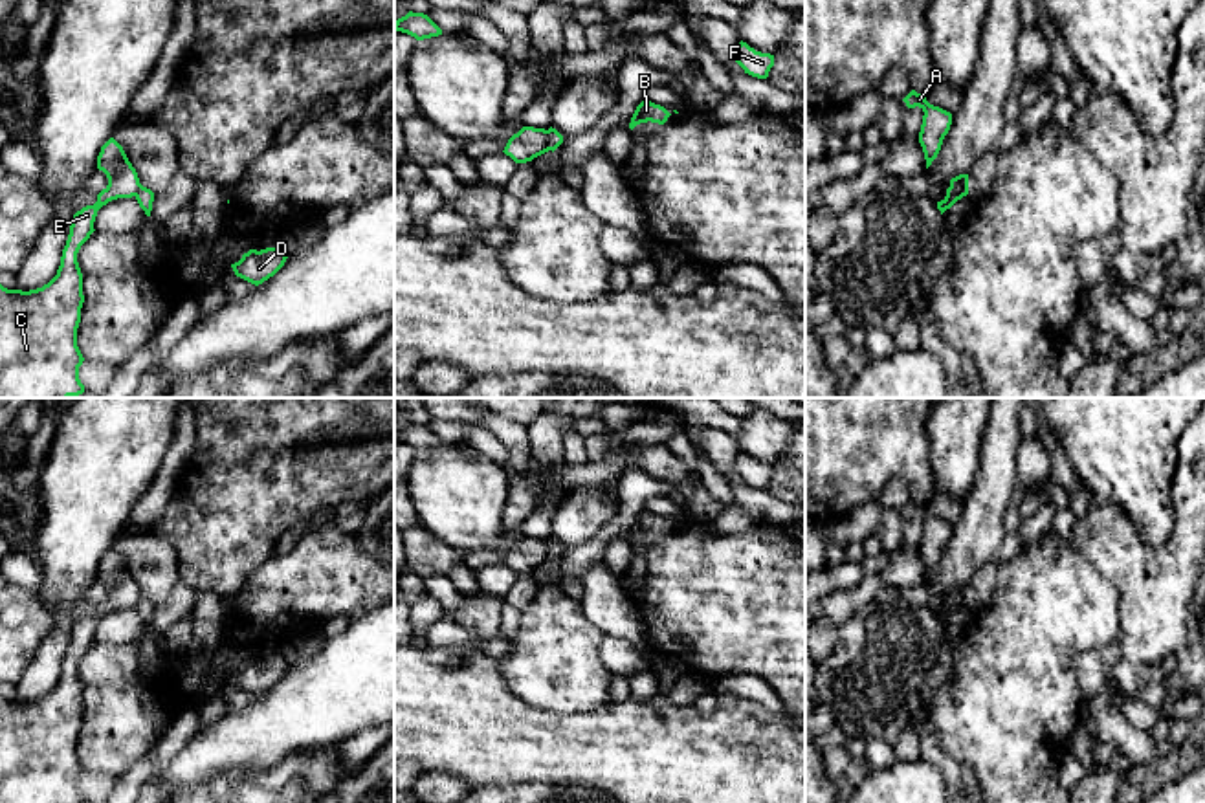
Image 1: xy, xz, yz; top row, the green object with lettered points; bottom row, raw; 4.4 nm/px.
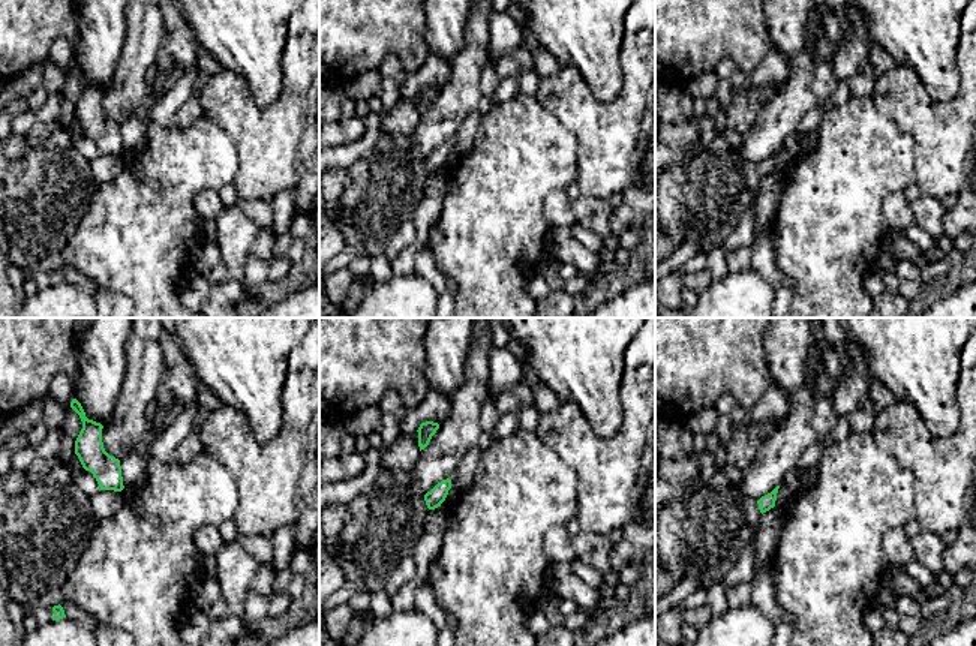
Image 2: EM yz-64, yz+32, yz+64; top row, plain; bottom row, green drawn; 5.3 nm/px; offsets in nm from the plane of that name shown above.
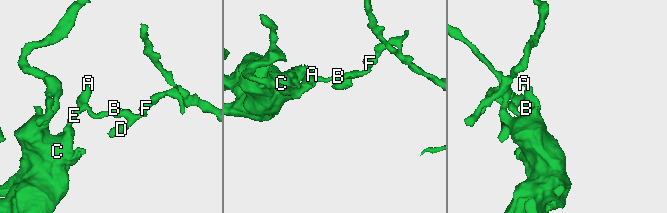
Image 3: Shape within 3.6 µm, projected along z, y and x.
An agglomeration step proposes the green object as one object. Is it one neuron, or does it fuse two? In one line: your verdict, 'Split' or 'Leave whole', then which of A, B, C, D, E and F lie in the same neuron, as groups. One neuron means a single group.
Split. Groups: A C E / B D F

